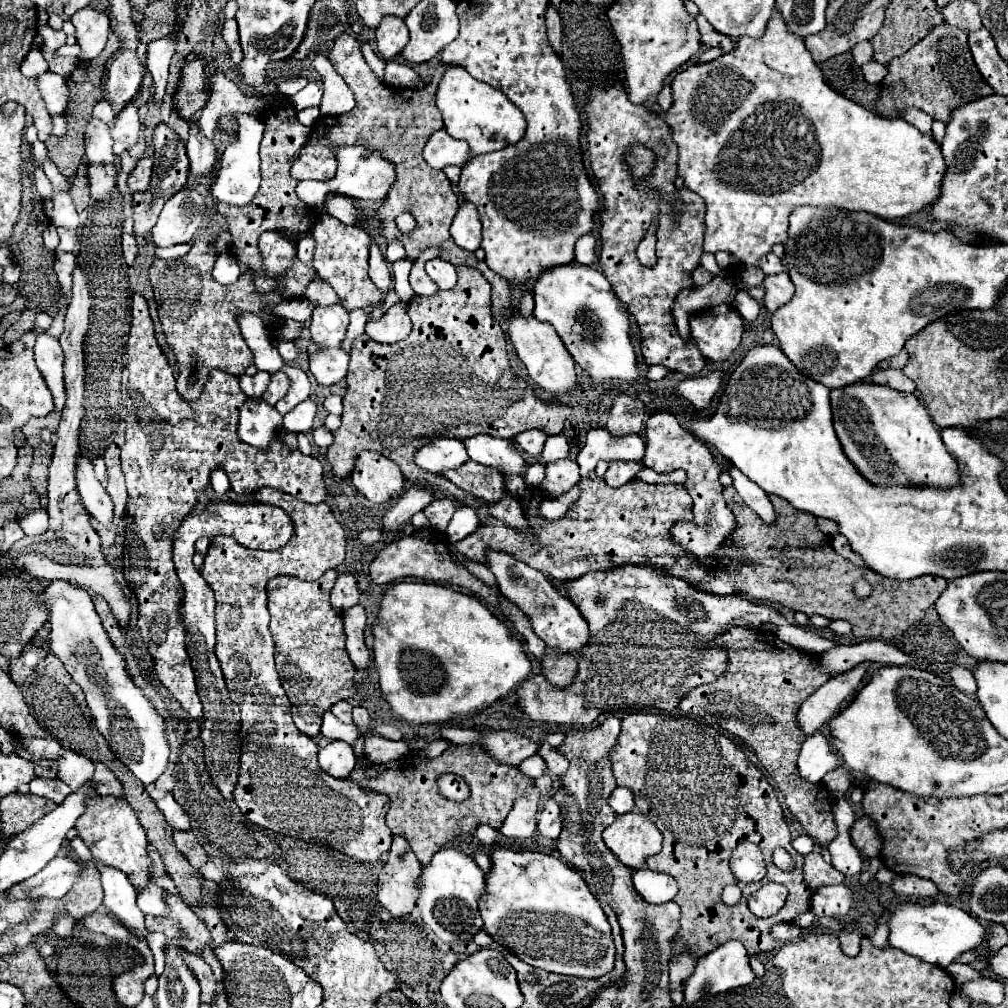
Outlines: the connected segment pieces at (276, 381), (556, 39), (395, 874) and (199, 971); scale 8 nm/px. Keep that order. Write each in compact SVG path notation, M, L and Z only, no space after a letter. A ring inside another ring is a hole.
M283 371L279 373L273 373L271 375L271 381L263 393L263 399L271 405L275 405L279 399L283 399L289 391L289 377Z
M551 3L547 7L547 11L545 11L545 19L547 19L547 35L549 35L549 41L551 41L553 49L559 53L561 51L561 19L559 19L557 9Z
M393 837L389 859L383 865L377 881L381 899L397 899L397 903L389 903L389 913L393 917L403 917L405 913L413 911L417 901L415 881L419 879L419 873L421 863L417 861L415 853L411 853L405 837Z
M183 951L183 961L187 961L187 967L191 969L191 973L195 973L195 977L201 985L201 1001L209 1003L215 995L215 985L217 985L211 967L199 955L193 955L189 951Z

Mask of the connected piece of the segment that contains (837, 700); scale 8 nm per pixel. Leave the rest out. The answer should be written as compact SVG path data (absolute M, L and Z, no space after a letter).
M867 663L857 665L855 669L829 679L811 697L803 701L803 705L797 711L797 723L805 737L809 737L811 733L817 733L837 713L837 707L845 701L845 697L857 691L865 675L865 669L867 669Z

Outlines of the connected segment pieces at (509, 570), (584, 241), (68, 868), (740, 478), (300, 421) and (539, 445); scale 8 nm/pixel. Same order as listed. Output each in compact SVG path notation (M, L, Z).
M493 549L487 551L487 563L497 579L501 593L529 617L533 631L545 641L547 647L551 647L555 653L579 655L583 651L583 647L589 645L591 635L589 635L585 617L579 613L575 603L567 595L561 595L551 585L551 581L545 573L531 569L523 561L517 561L515 557L501 553L501 551L493 551Z
M591 233L579 237L579 241L575 243L575 261L581 265L595 263L595 237Z
M55 857L43 871L39 871L35 877L29 877L27 881L21 881L13 885L7 895L11 899L39 899L39 897L63 897L67 889L75 883L75 879L81 875L81 867L67 859L67 857Z
M731 467L731 469L729 469L729 475L733 477L733 487L735 487L735 491L743 497L743 501L745 501L765 523L773 525L777 513L775 513L773 503L769 501L767 493L765 493L757 483L753 483L749 477L745 477L737 467Z
M313 399L301 401L291 413L283 417L285 429L294 433L304 433L313 427L316 416L317 403Z
M531 429L531 431L525 431L525 433L517 435L517 437L515 437L515 443L517 443L523 451L527 451L529 455L539 457L541 451L543 451L543 443L545 443L547 437L549 437L549 435L543 433L541 429Z

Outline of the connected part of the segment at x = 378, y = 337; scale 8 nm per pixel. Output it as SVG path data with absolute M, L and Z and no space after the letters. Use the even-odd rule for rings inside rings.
M400 302L391 307L381 319L369 319L365 333L379 343L395 343L411 332L412 323L407 315L407 304Z

